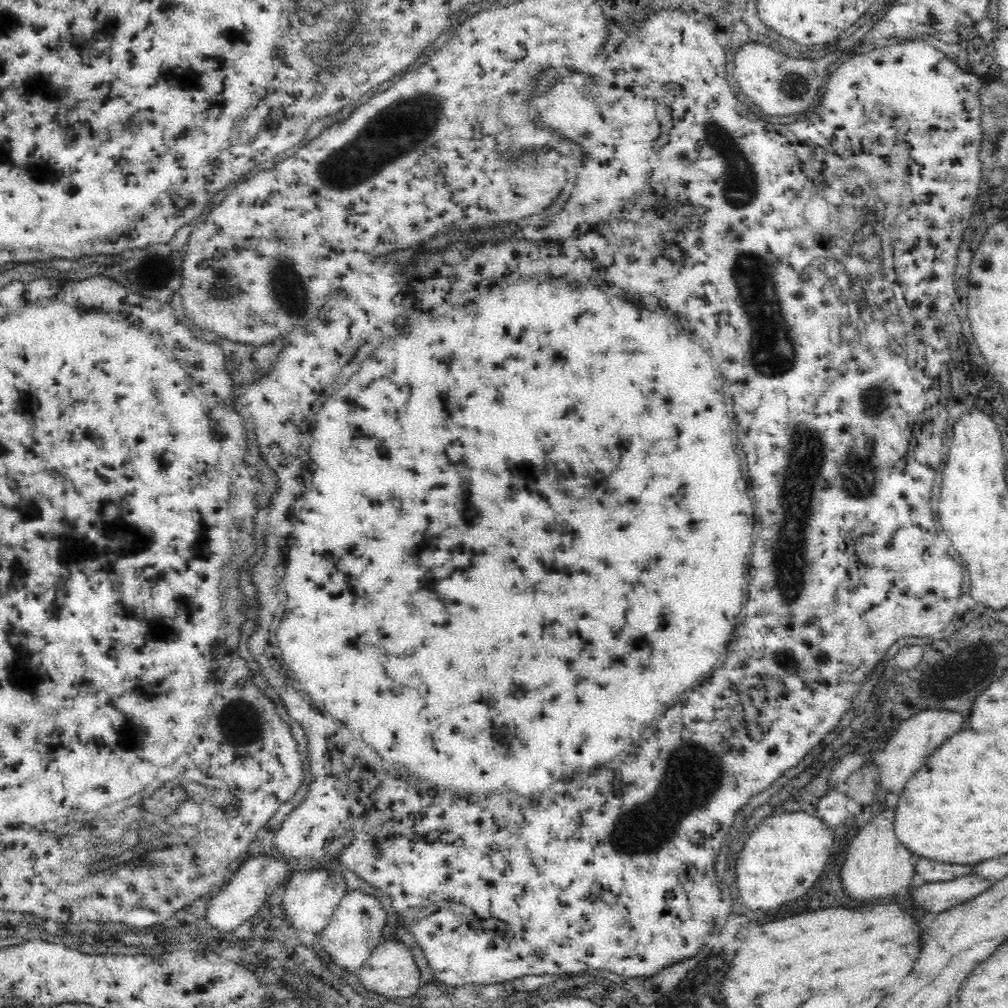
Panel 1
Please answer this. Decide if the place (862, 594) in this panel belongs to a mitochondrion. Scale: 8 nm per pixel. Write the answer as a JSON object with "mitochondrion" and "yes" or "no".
{"mitochondrion":"no"}

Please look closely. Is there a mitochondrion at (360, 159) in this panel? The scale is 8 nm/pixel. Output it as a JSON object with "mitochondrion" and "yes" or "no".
{"mitochondrion":"yes"}

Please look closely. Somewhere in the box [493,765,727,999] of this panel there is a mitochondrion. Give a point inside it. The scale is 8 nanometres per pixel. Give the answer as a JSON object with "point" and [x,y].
{"point":[631,836]}

